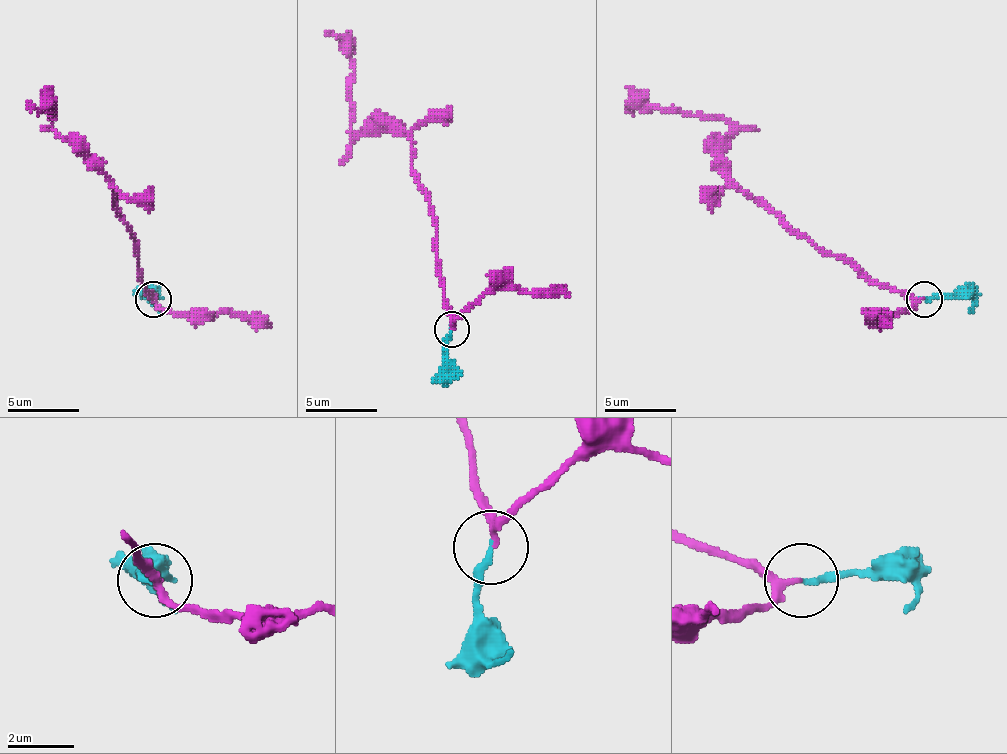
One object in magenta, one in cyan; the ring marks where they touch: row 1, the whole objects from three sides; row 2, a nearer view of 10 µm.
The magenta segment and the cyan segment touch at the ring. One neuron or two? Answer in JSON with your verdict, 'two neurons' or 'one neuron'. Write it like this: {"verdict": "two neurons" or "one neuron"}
{"verdict": "one neuron"}

